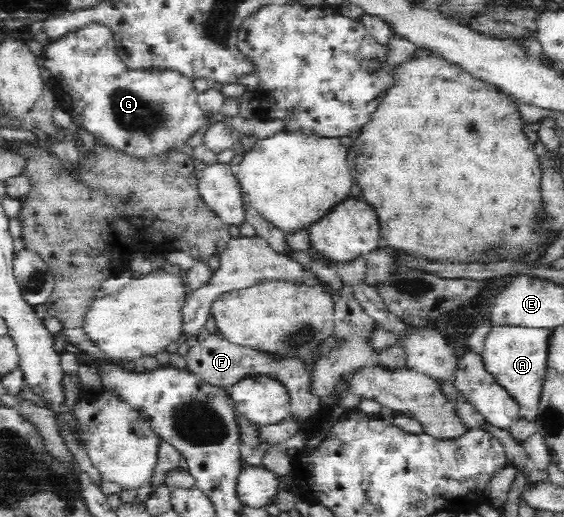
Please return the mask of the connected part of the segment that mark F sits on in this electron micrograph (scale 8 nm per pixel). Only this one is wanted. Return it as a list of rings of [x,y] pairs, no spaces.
[[[216,329],[209,334],[203,342],[196,342],[196,345],[189,347],[186,357],[186,368],[195,373],[199,379],[211,385],[220,387],[232,387],[244,377],[255,375],[269,375],[273,379],[285,385],[290,396],[290,416],[295,422],[304,422],[319,412],[320,398],[310,392],[311,374],[310,369],[297,358],[285,358],[276,353],[263,352],[245,345],[235,345],[225,339],[223,333]]]

